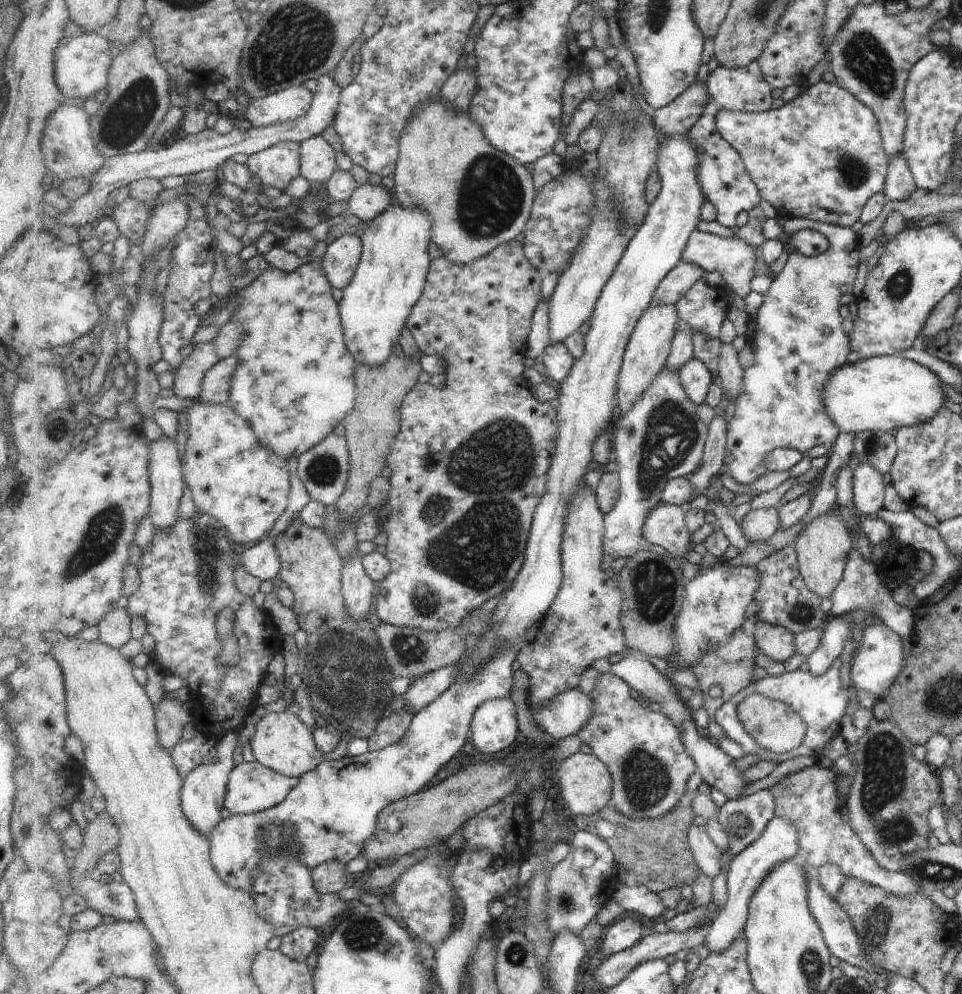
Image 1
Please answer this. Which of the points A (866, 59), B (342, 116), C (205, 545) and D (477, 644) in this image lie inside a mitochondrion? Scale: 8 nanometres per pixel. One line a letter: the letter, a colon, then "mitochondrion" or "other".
A: mitochondrion
B: other
C: mitochondrion
D: other

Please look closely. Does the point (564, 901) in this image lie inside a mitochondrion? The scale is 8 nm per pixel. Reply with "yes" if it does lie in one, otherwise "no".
yes

